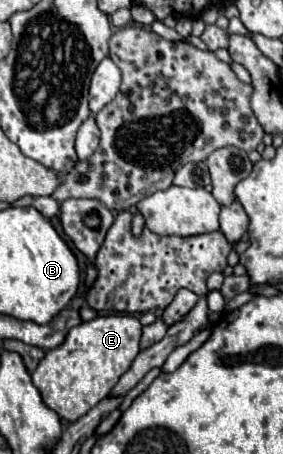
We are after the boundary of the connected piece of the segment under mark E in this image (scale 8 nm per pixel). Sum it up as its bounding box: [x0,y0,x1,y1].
[32,315,142,423]

